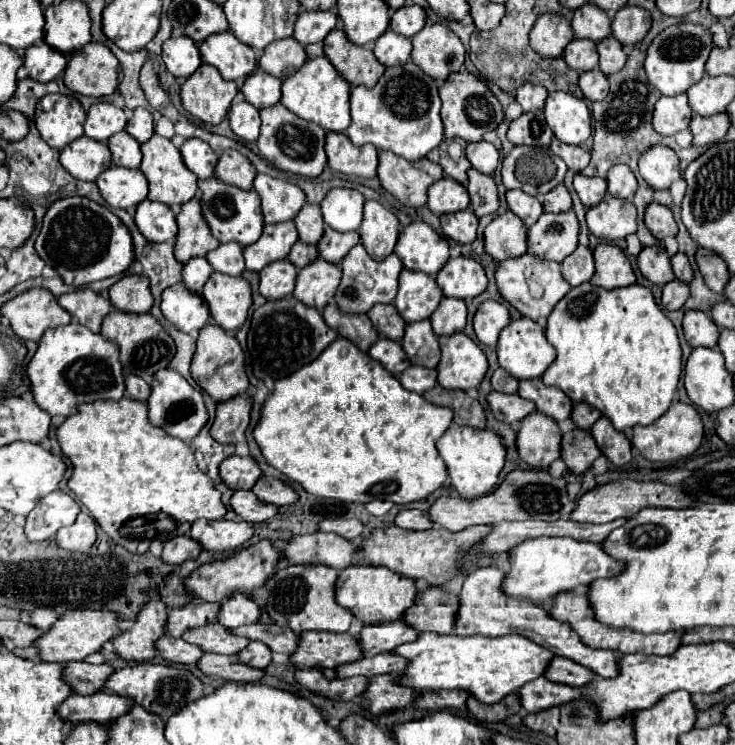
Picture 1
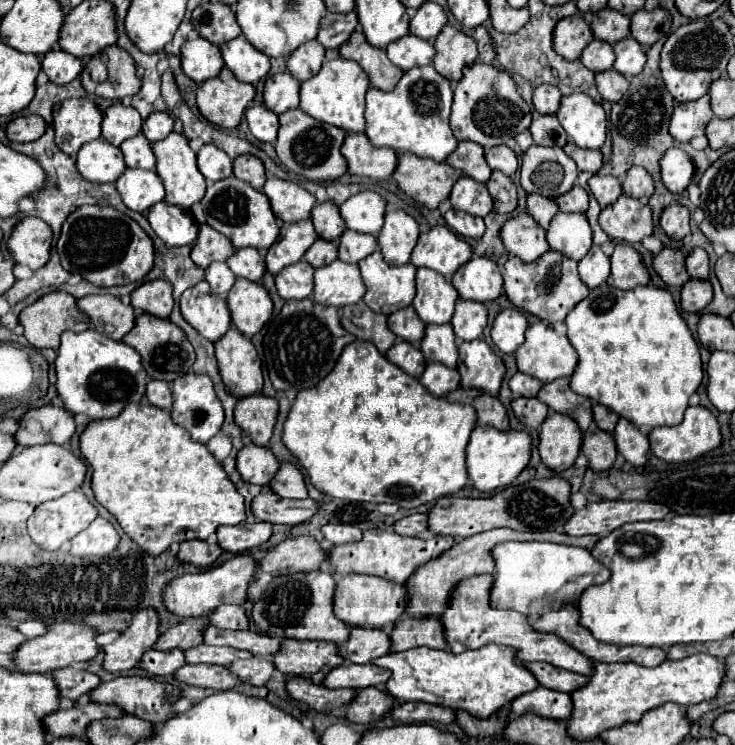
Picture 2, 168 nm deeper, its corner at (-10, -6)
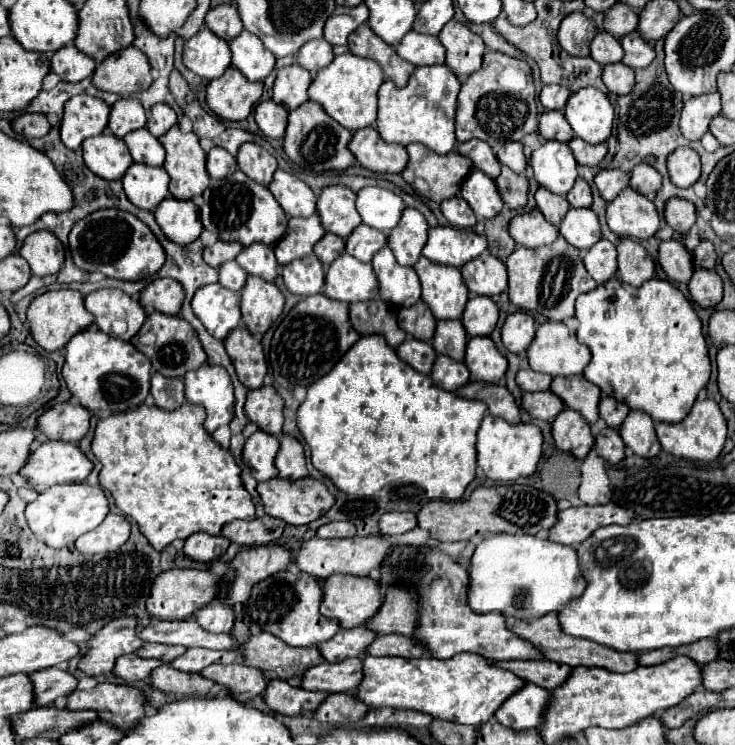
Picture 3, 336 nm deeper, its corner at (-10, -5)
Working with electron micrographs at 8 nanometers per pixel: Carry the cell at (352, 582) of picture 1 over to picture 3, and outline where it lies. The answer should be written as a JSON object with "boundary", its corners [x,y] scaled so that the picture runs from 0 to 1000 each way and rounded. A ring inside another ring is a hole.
{"boundary":[[[452,770],[441,779],[438,787],[438,811],[435,824],[444,830],[457,830],[465,843],[484,843],[493,840],[503,827],[509,827],[520,811],[517,805],[517,789],[512,779],[503,773],[476,773],[476,770]]]}

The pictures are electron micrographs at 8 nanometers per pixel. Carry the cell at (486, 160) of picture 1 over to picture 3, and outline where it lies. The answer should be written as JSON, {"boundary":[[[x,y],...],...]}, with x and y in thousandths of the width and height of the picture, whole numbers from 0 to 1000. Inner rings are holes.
{"boundary":[[[707,191],[688,193],[686,199],[680,199],[680,204],[675,209],[686,223],[697,226],[699,231],[713,231],[718,223],[718,215],[713,209],[713,196]]]}

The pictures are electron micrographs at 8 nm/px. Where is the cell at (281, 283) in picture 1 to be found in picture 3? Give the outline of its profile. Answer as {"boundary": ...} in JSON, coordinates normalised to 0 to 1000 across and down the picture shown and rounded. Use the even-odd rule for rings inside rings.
{"boundary":[[[422,341],[419,346],[408,346],[386,357],[384,373],[386,373],[389,387],[397,395],[422,397],[422,395],[433,395],[441,389],[444,365],[441,365],[438,352],[427,341]]]}

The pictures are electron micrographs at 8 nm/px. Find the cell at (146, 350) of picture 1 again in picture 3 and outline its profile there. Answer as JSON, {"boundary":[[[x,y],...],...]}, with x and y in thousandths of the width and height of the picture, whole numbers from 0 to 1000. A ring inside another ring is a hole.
{"boundary":[[[207,419],[201,421],[196,438],[190,440],[190,446],[180,454],[180,462],[196,472],[204,483],[207,483],[207,494],[229,507],[248,507],[256,497],[264,497],[267,491],[275,491],[280,489],[283,478],[269,456],[269,448],[267,443],[248,427],[248,424],[226,424],[226,421],[218,421],[218,419]],[[199,448],[207,448],[207,459],[204,462],[196,462],[193,454]]]}

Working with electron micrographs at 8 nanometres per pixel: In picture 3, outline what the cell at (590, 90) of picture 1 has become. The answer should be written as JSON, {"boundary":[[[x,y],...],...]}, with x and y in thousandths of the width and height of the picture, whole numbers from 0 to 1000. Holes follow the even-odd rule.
{"boundary":[[[838,83],[833,89],[822,89],[819,107],[830,123],[846,129],[860,123],[863,118],[863,94],[857,89],[849,89],[846,83]]]}

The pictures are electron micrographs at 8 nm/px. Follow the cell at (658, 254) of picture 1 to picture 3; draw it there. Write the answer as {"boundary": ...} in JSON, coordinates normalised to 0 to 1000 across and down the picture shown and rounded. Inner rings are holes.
{"boundary":[[[914,319],[898,328],[898,341],[895,341],[895,352],[903,360],[903,365],[909,368],[912,376],[917,379],[928,379],[933,381],[941,368],[944,368],[944,354],[941,354],[941,341],[933,336],[933,330]]]}

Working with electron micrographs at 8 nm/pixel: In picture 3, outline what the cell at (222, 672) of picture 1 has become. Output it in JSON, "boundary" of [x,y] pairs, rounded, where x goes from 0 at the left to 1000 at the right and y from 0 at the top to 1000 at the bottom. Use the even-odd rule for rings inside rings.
{"boundary":[[[223,891],[223,894],[215,894],[204,905],[204,921],[226,932],[264,934],[264,932],[283,932],[291,915],[275,910],[272,905],[253,905],[253,902],[237,899],[234,894]]]}

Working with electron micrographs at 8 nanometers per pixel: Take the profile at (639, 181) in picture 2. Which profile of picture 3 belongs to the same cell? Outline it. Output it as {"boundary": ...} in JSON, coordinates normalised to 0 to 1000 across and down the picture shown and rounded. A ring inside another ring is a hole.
{"boundary":[[[868,220],[860,228],[857,250],[876,263],[887,263],[901,252],[901,234],[884,220]]]}

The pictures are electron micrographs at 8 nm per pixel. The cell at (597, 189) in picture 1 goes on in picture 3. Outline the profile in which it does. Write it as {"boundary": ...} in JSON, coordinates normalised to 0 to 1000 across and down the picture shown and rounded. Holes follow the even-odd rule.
{"boundary":[[[816,228],[808,239],[819,266],[824,271],[833,271],[854,247],[857,247],[857,234],[844,231],[844,228]]]}

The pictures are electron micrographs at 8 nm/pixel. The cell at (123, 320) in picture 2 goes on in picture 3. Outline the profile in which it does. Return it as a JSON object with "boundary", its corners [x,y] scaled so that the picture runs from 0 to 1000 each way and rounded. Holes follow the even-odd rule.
{"boundary":[[[141,387],[114,400],[117,416],[128,424],[133,440],[150,451],[177,456],[199,430],[190,405],[158,387]]]}

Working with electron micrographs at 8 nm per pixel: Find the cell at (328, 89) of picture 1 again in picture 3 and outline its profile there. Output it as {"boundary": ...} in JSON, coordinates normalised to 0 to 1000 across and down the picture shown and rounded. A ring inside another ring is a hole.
{"boundary":[[[463,72],[452,81],[449,89],[438,91],[419,126],[422,134],[438,140],[446,156],[452,156],[457,164],[463,164],[468,172],[484,177],[490,172],[501,172],[512,164],[512,148],[514,148],[514,118],[522,110],[522,97],[517,86],[506,78],[493,78],[484,72]]]}

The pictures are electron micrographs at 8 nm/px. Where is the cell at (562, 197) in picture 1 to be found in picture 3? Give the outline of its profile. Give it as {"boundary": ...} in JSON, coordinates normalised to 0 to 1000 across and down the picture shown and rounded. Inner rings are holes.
{"boundary":[[[786,239],[781,252],[773,258],[773,271],[778,279],[803,279],[805,277],[805,255],[795,239]]]}

